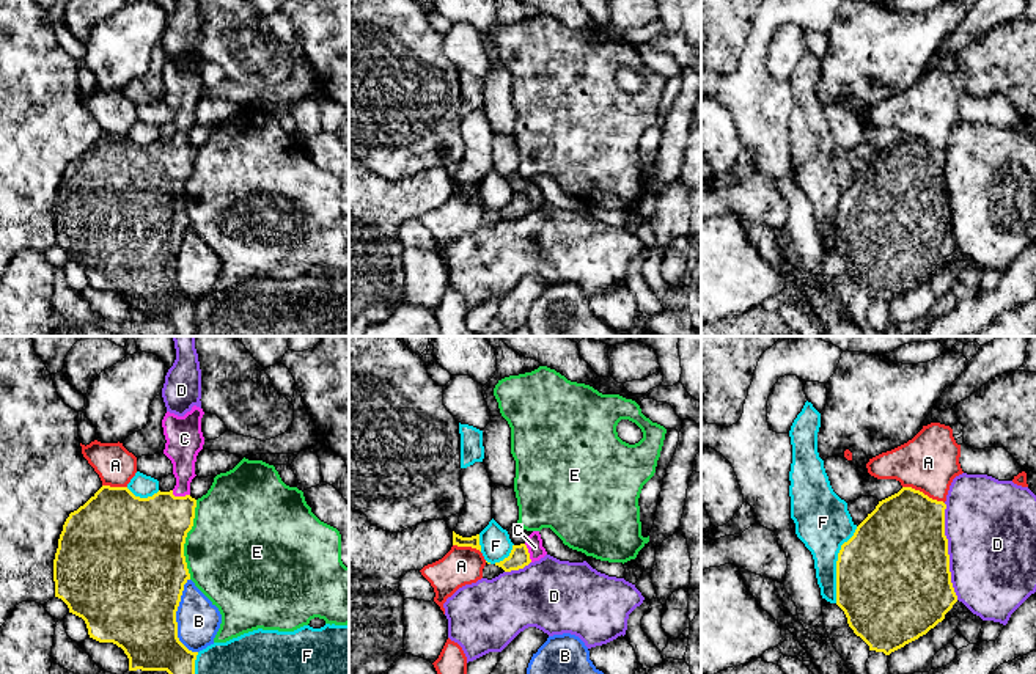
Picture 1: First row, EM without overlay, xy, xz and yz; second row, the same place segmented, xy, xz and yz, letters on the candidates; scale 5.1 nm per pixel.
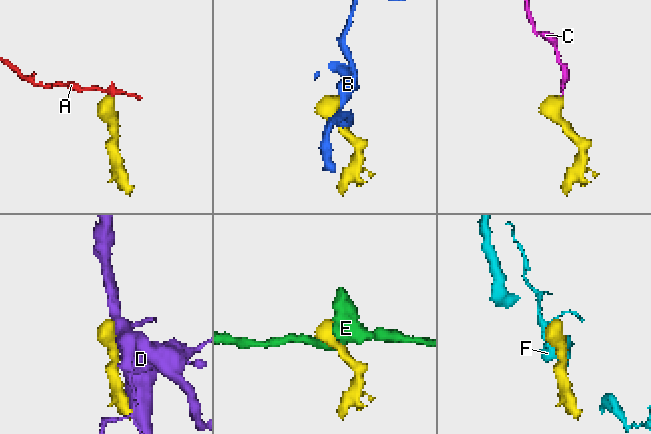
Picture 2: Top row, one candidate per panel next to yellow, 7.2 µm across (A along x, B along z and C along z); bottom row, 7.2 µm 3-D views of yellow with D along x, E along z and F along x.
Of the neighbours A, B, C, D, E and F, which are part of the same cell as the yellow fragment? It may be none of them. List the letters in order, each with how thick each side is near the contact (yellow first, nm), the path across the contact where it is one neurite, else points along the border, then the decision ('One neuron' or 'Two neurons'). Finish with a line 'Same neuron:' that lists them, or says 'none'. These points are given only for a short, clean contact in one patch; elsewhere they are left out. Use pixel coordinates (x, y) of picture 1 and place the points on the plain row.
A: Thickness 420 nm (yellow) against 300 nm. Boundary: yz (903, 134), (918, 137), (944, 151). Two neurons
B: Thickness 480 nm (yellow) against 220 nm. Two neurons
C: Thickness 380 nm (yellow) against 170 nm. Path across: xy (148, 183), (176, 154), (180, 145), (183, 135), (181, 96). One neuron
D: Thickness 500 nm (yellow) against 460 nm. Two neurons
E: Thickness 480 nm (yellow) against 480 nm. Two neurons
F: Thickness 500 nm (yellow) against 280 nm. Two neurons
Same neuron: C

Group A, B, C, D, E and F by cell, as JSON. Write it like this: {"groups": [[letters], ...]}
{"groups": [["A"], ["B"], ["C"], ["D"], ["E"], ["F"]]}

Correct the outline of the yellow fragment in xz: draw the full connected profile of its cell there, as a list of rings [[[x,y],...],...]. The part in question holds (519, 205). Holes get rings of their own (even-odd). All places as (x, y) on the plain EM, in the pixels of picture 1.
[[[533,179],[525,192],[512,193],[509,204],[500,211],[495,211],[495,214],[501,215],[505,220],[519,218],[530,211],[539,209],[546,203],[547,200],[542,195],[539,179]]]

